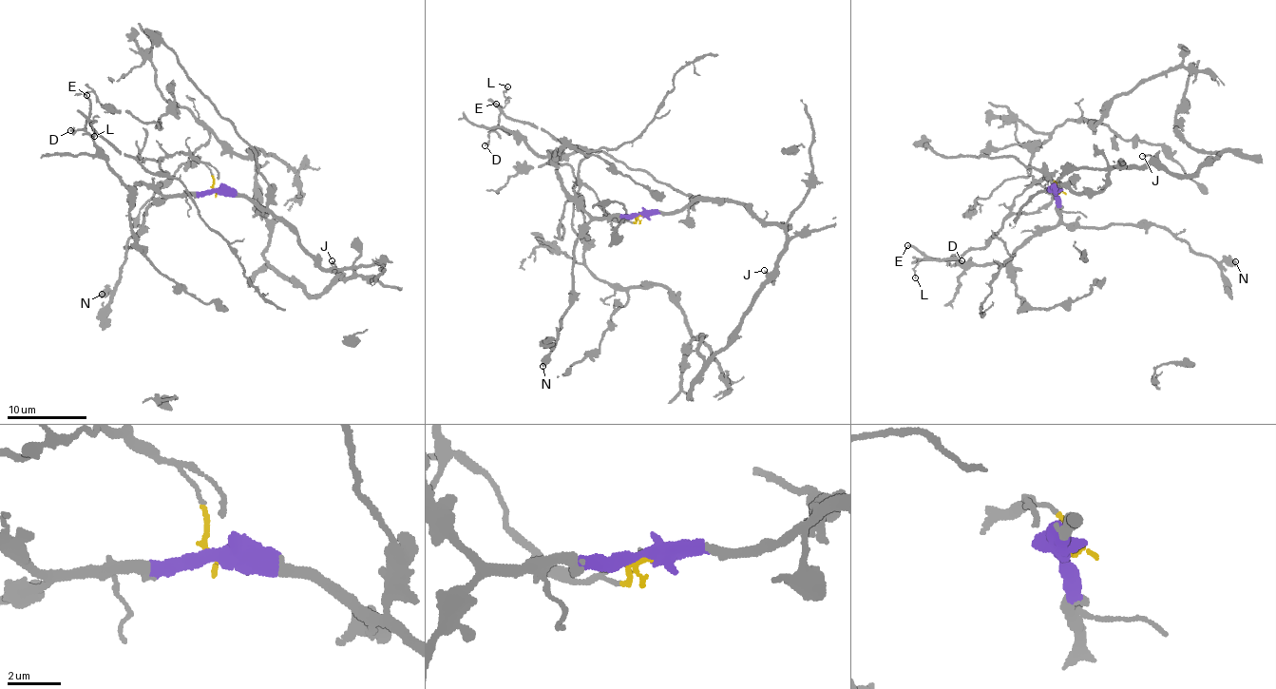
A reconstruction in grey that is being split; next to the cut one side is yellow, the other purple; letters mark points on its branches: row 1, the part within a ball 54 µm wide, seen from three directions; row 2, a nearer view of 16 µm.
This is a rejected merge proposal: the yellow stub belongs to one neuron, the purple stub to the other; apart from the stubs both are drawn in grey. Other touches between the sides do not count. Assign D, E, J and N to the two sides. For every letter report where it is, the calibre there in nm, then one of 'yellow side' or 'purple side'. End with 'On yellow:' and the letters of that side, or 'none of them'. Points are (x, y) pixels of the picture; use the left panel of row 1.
D: place (70, 130); calibre 200 nm; purple side
E: place (86, 95); calibre 220 nm; purple side
J: place (332, 260); calibre 150 nm; purple side
N: place (102, 294); calibre 600 nm; purple side
On yellow: none of them

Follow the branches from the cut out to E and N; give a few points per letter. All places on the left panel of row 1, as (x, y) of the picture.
E: (216, 190), (167, 196), (145, 182), (131, 188), (123, 184), (85, 128), (89, 114), (86, 94)
N: (216, 190), (173, 194), (151, 205), (146, 216), (144, 214), (141, 234), (129, 239), (113, 290), (101, 295)

